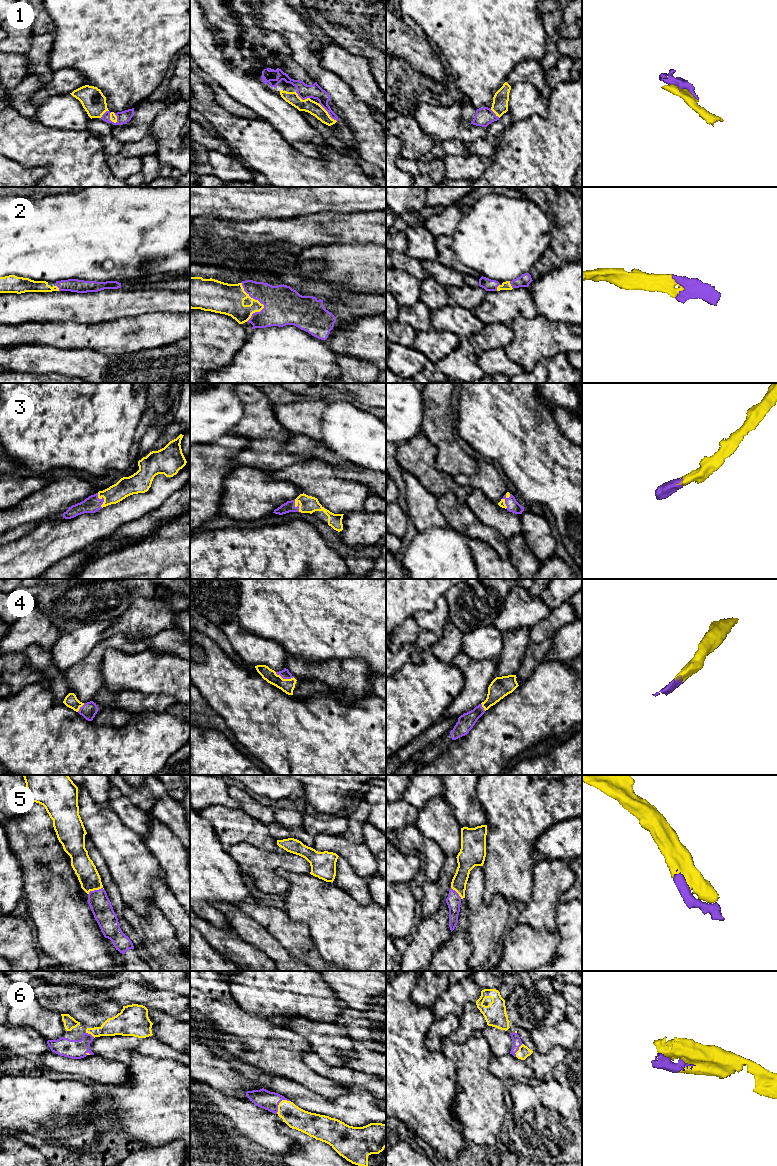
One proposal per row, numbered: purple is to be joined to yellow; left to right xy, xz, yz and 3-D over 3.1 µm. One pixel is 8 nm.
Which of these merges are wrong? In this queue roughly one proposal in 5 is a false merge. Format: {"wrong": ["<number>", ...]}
{"wrong": []}

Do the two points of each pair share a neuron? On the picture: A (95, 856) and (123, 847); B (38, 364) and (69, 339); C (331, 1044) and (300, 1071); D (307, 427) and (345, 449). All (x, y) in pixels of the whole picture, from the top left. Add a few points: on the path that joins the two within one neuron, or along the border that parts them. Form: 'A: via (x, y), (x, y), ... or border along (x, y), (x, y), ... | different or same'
A: border along (87, 834), (93, 846), (103, 858), (111, 875) | different
B: border along (35, 343), (62, 348), (82, 348) | different
C: border along (297, 1033), (310, 1043), (313, 1050) | different
D: border along (323, 412), (320, 439) | different

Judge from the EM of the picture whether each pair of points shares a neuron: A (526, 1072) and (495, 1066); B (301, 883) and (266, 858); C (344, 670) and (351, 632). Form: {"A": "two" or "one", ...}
{"A": "one", "B": "two", "C": "two"}

